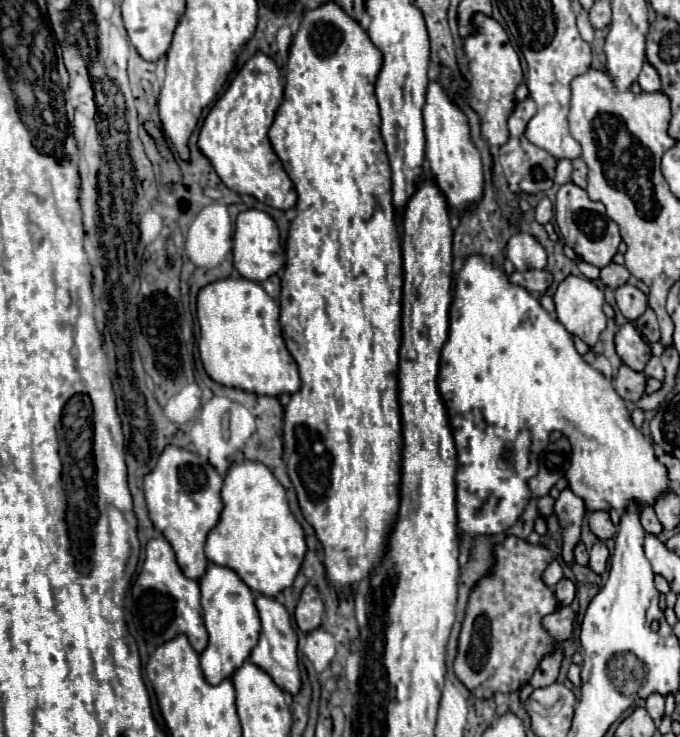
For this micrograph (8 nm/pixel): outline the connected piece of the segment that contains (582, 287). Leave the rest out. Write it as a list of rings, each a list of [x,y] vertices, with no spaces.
[[[571,275],[559,283],[553,299],[557,307],[557,319],[571,335],[581,337],[591,349],[607,325],[607,317],[601,309],[605,301],[601,289],[589,279]]]

